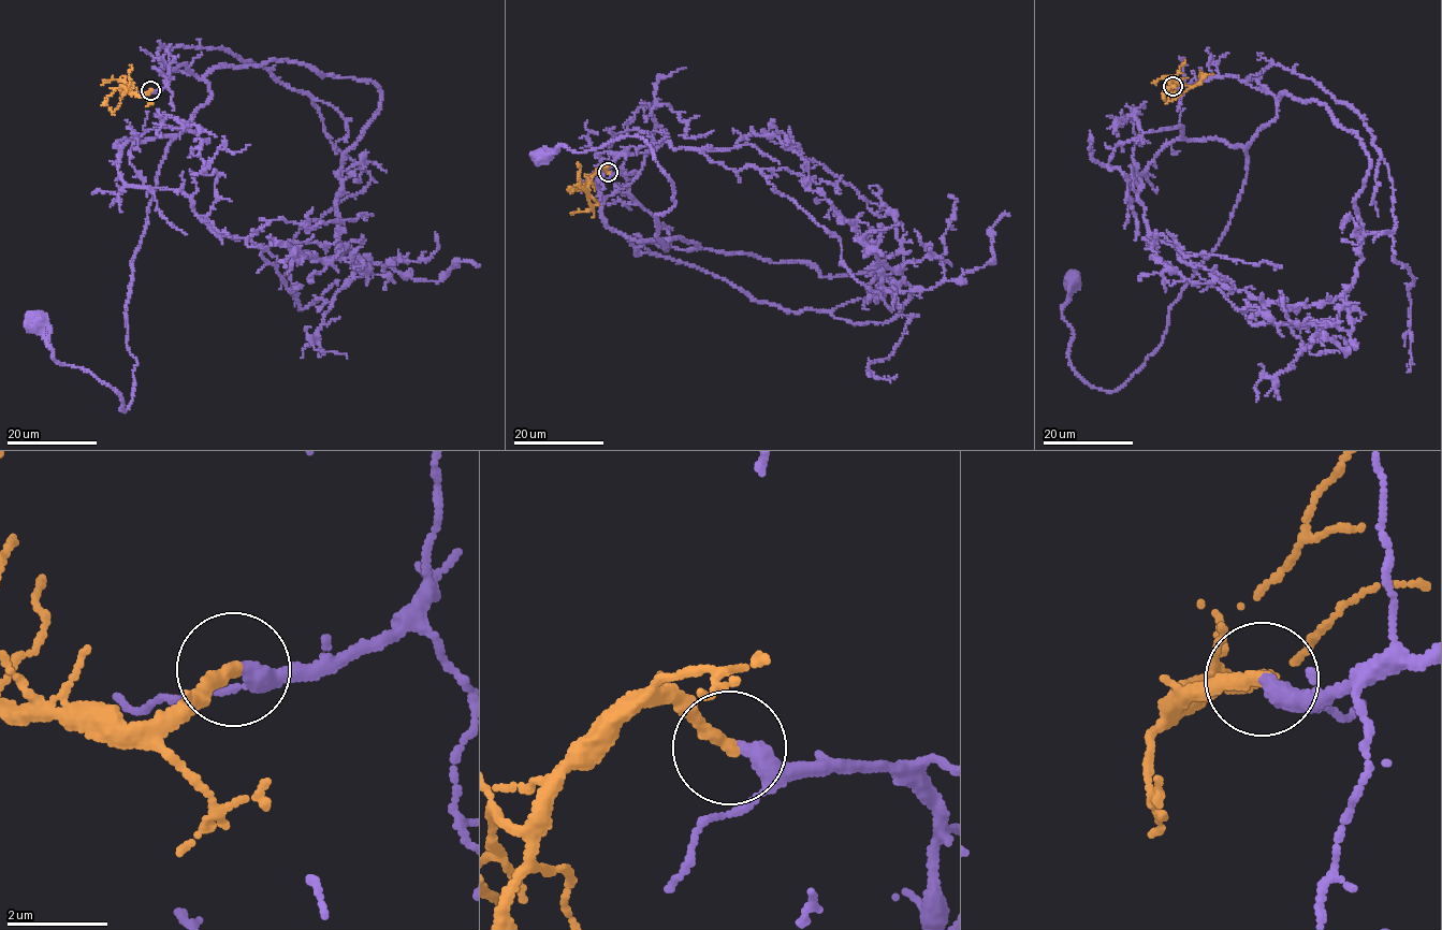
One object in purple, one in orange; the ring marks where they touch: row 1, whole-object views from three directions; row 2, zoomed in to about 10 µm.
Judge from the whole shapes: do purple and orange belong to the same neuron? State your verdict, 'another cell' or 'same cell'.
same cell

